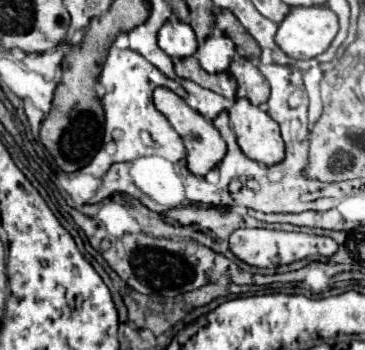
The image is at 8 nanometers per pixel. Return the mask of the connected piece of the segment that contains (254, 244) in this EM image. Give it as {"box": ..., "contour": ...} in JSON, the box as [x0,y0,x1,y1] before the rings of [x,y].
{"box":[229,228,337,268],"contour":[[[239,228],[231,234],[229,246],[237,258],[251,266],[259,268],[277,268],[283,264],[291,264],[295,260],[303,260],[307,256],[333,256],[337,252],[337,242],[329,236],[303,234],[303,232],[285,232],[285,230],[269,230],[269,228]]]}

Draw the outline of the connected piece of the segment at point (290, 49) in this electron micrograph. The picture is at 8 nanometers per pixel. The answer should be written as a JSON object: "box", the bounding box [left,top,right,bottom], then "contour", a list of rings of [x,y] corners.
{"box":[275,6,339,60],"contour":[[[295,6],[285,16],[285,20],[279,24],[275,42],[287,56],[297,58],[297,60],[307,60],[307,58],[315,58],[315,56],[323,54],[329,48],[329,44],[333,42],[337,30],[339,30],[337,14],[331,8],[327,8],[327,6],[309,6],[309,8]]]}

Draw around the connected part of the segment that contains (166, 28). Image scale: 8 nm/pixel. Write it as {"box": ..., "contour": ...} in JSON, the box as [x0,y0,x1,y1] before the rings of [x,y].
{"box":[159,20,197,58],"contour":[[[167,20],[159,30],[159,46],[171,58],[187,58],[197,50],[195,32],[187,22]]]}

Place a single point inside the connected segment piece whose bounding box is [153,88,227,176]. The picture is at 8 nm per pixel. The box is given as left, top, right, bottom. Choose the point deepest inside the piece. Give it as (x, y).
(202, 140)

